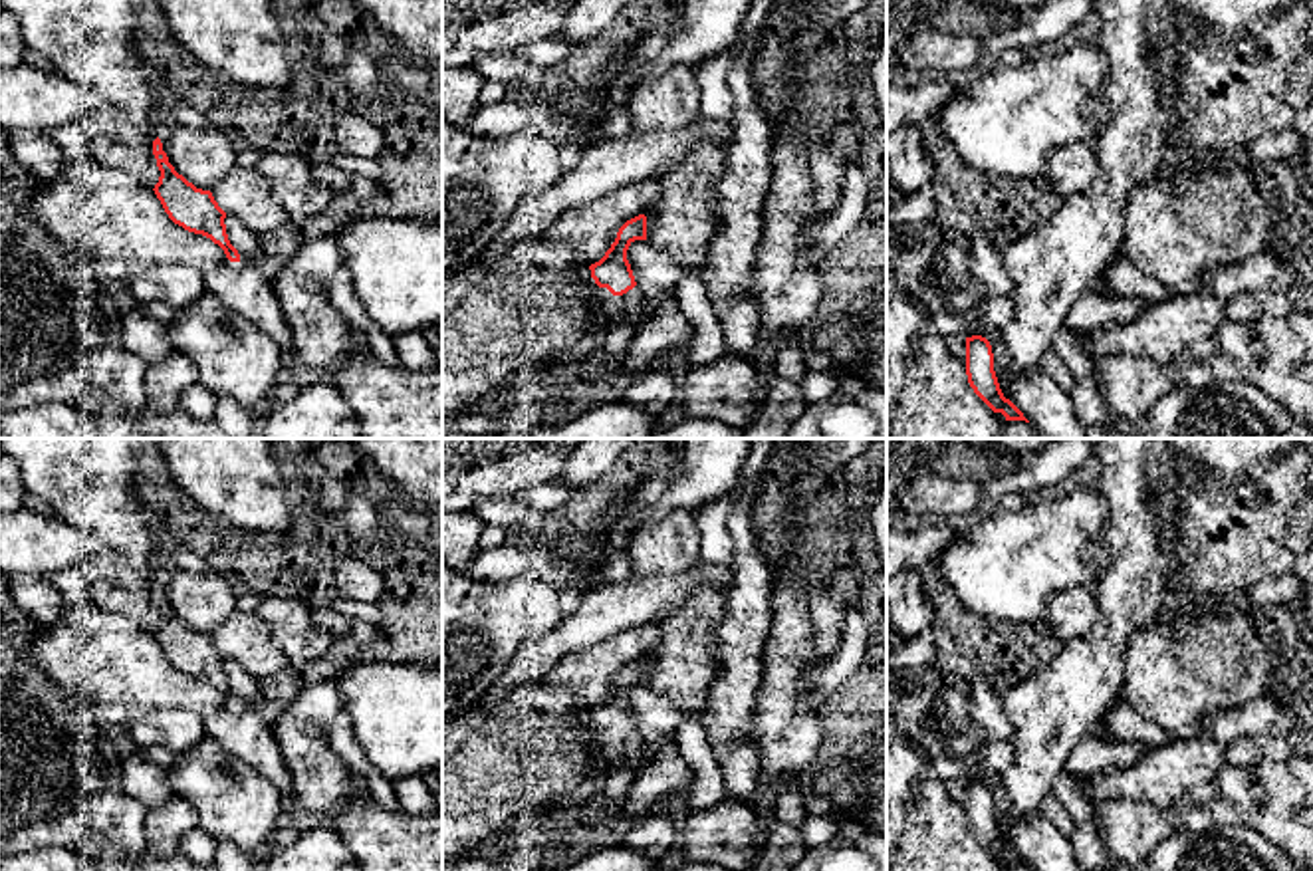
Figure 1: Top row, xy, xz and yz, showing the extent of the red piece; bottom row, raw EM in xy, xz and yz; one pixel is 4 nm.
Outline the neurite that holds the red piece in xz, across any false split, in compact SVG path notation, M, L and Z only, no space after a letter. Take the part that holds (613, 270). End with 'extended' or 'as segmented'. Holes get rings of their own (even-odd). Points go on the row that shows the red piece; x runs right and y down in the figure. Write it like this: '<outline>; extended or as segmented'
M645 214L627 220L605 256L589 266L601 292L601 310L609 329L625 317L633 317L639 325L647 321L645 298L627 260L627 250L635 240L647 240Z; extended

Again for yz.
M982 335L966 337L966 375L974 393L994 411L1002 413L1006 421L1025 421L1023 413L1004 397L996 371L992 345Z; as segmented

